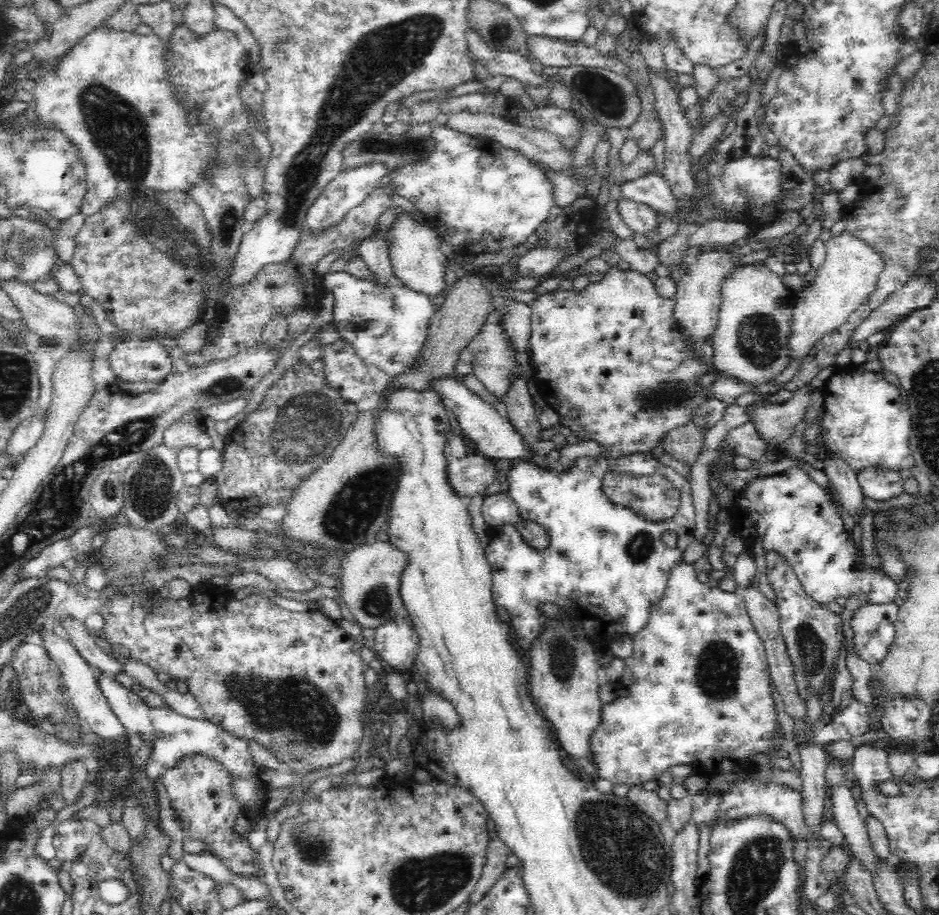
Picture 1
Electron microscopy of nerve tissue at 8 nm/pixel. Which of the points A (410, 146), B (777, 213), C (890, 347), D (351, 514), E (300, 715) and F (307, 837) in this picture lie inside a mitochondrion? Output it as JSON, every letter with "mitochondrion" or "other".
{"A":"mitochondrion","B":"other","C":"other","D":"mitochondrion","E":"mitochondrion","F":"mitochondrion"}

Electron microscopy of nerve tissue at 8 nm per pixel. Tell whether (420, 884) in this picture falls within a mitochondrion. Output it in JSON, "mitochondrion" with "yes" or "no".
{"mitochondrion":"yes"}

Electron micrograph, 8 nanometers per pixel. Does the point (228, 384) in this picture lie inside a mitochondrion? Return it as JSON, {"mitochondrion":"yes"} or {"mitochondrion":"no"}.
{"mitochondrion":"yes"}

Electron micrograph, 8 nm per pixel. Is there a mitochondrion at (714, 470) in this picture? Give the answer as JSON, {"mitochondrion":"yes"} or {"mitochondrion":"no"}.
{"mitochondrion":"no"}

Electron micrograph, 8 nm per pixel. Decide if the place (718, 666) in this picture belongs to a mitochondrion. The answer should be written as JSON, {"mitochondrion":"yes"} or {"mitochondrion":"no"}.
{"mitochondrion":"yes"}

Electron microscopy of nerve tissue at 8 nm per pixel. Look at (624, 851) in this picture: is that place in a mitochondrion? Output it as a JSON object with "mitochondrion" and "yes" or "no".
{"mitochondrion":"yes"}

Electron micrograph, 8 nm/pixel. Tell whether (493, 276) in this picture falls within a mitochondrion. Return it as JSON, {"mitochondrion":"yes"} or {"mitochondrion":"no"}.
{"mitochondrion":"no"}

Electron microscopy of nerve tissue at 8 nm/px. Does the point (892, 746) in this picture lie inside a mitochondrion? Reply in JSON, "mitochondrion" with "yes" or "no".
{"mitochondrion":"no"}

